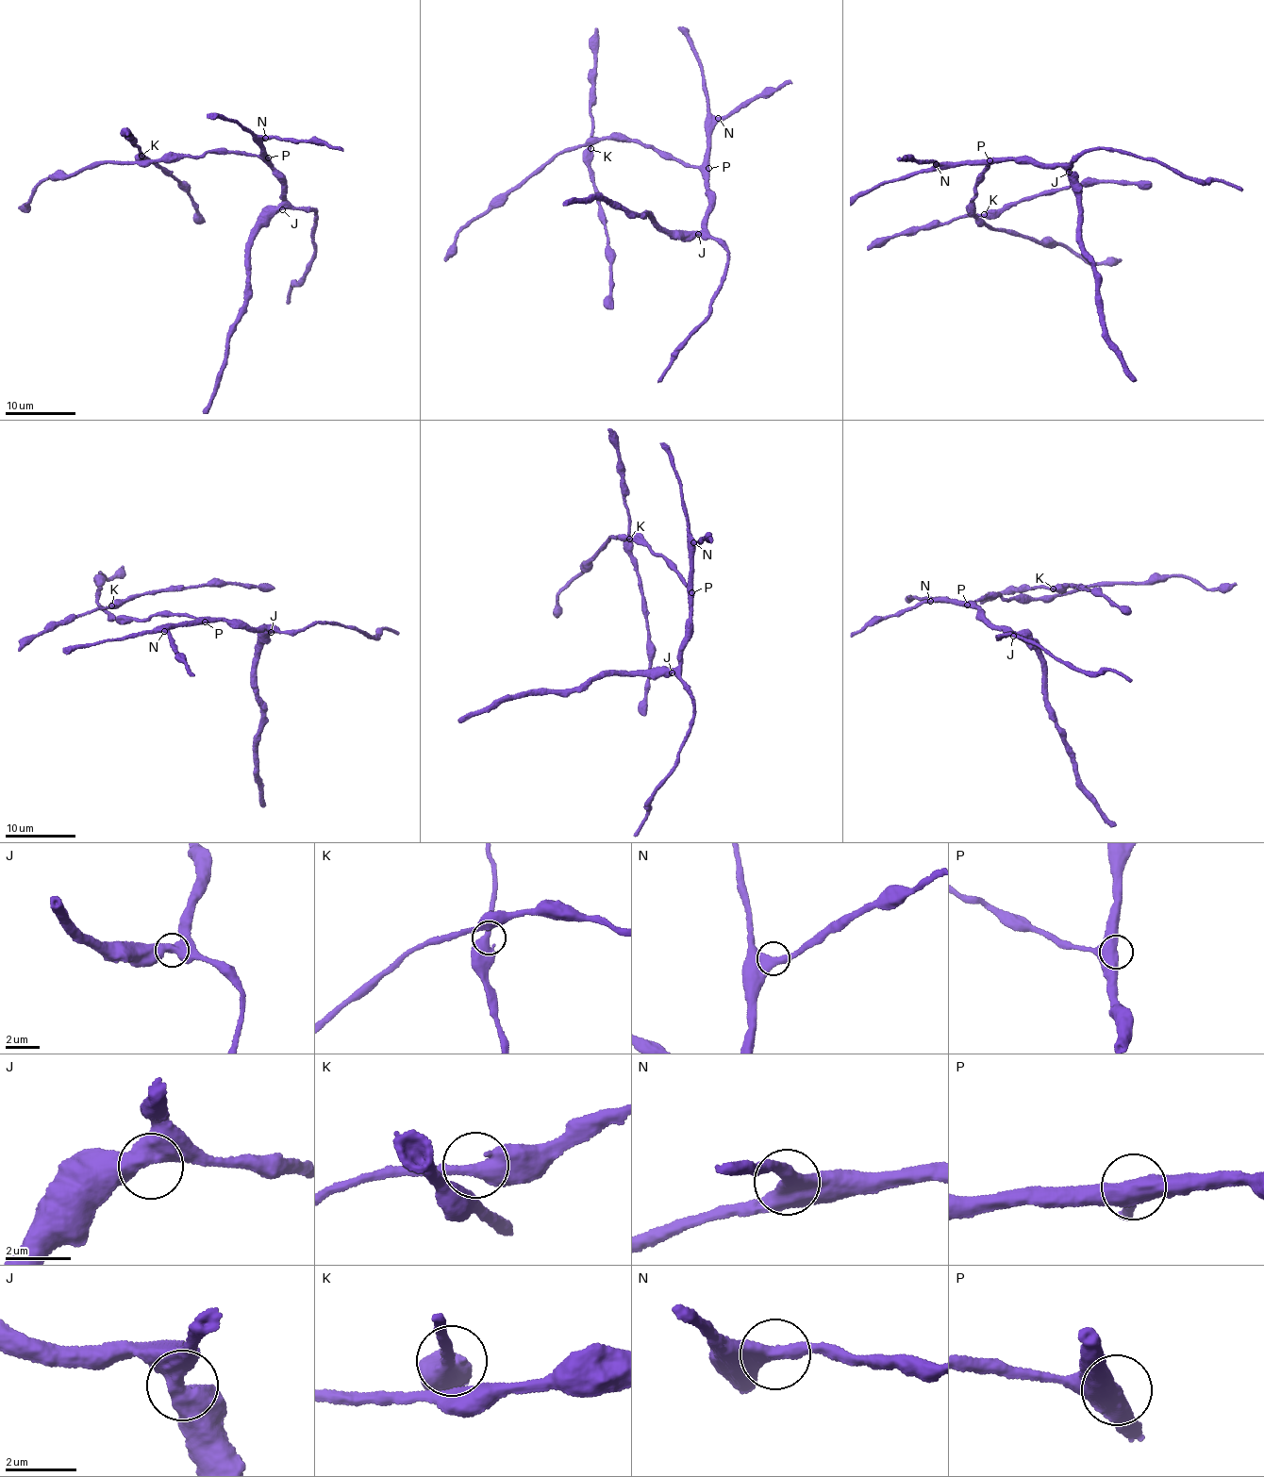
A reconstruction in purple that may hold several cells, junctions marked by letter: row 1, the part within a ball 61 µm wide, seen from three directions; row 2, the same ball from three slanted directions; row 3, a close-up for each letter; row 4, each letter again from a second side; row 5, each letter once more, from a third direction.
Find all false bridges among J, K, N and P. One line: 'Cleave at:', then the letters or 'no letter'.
Cleave at: no letter

